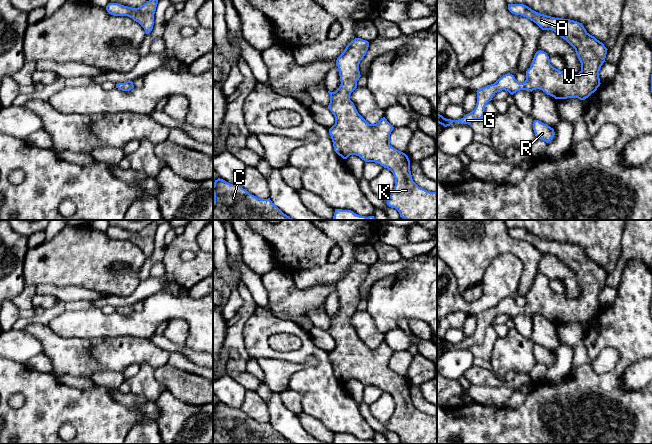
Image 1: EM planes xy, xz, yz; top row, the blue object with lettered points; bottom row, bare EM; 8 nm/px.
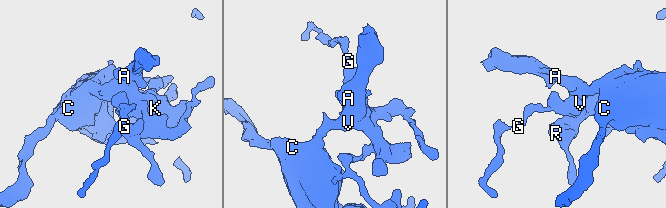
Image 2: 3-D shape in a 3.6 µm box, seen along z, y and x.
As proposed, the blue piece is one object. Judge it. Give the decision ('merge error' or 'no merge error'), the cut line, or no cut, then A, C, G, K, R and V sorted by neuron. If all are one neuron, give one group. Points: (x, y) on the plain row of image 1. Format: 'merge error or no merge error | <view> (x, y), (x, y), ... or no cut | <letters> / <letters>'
no merge error | no cut | A C G K R V

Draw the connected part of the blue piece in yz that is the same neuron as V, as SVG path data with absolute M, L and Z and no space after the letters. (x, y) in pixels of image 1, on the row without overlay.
M508 228L508 234L526 241L536 247L542 254L552 254L566 264L574 273L581 287L578 298L568 298L550 288L549 280L544 275L537 275L530 292L526 295L526 304L519 307L514 299L505 298L494 308L477 314L475 333L458 344L446 343L437 337L437 347L444 351L453 346L470 349L474 344L482 343L486 328L502 314L511 319L520 314L533 315L540 313L555 323L578 322L584 324L600 310L599 295L607 278L602 266L590 259L584 250L574 244L555 242L540 238L524 228Z

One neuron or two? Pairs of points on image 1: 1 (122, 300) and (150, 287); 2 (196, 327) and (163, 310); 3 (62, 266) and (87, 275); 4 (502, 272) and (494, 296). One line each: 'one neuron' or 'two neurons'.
1: one neuron
2: one neuron
3: one neuron
4: one neuron

